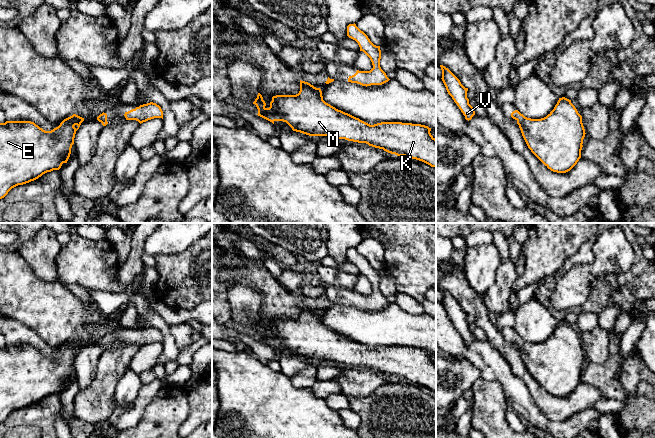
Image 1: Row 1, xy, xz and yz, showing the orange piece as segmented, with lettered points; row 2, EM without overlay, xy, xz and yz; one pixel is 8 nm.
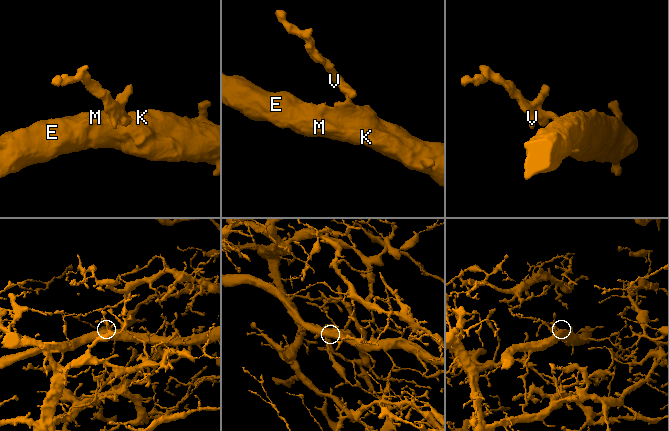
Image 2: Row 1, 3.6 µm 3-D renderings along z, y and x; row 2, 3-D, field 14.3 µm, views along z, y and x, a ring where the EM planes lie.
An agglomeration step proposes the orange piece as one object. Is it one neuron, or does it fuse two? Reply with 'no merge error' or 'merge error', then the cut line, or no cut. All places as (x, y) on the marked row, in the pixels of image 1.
no merge error; no cut

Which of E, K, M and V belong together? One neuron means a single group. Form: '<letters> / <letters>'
E K M V

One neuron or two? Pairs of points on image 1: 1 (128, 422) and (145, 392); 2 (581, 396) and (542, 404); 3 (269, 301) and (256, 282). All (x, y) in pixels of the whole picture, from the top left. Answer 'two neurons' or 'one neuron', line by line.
1: one neuron
2: one neuron
3: one neuron

